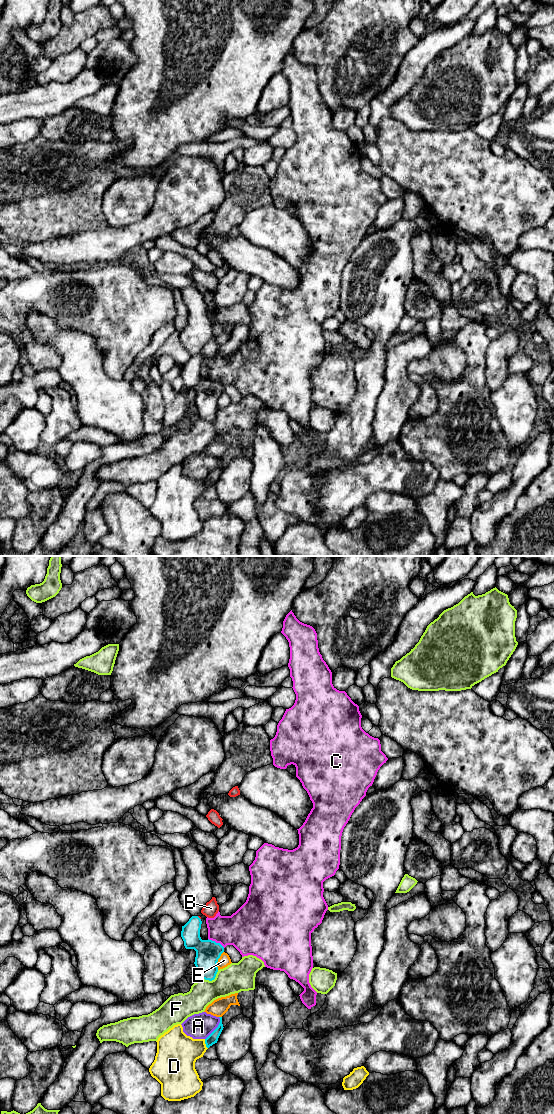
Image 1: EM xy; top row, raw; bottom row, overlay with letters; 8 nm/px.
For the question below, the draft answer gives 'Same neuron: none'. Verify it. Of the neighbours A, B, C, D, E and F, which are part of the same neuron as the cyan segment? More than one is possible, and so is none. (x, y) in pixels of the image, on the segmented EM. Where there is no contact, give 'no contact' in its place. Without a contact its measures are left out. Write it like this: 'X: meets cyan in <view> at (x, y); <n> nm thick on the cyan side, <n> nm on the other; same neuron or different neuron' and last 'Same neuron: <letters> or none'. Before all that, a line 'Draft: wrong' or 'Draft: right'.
Draft: wrong
A: meets cyan in xy at (216, 1028); 80 nm thick on the cyan side, 200 nm on the other; different neuron
B: meets cyan in xy at (199, 918); 150 nm thick on the cyan side, 20 nm on the other; same neuron
C: meets cyan in xy at (215, 942); 200 nm thick on the cyan side, 300 nm on the other; different neuron
D: meets cyan in xy at (205, 1043); 80 nm thick on the cyan side, 320 nm on the other; different neuron
E: meets cyan in xy at (217, 960); 200 nm thick on the cyan side, 90 nm on the other; different neuron
F: meets cyan in xy at (211, 980); 200 nm thick on the cyan side, 240 nm on the other; different neuron
Same neuron: B

